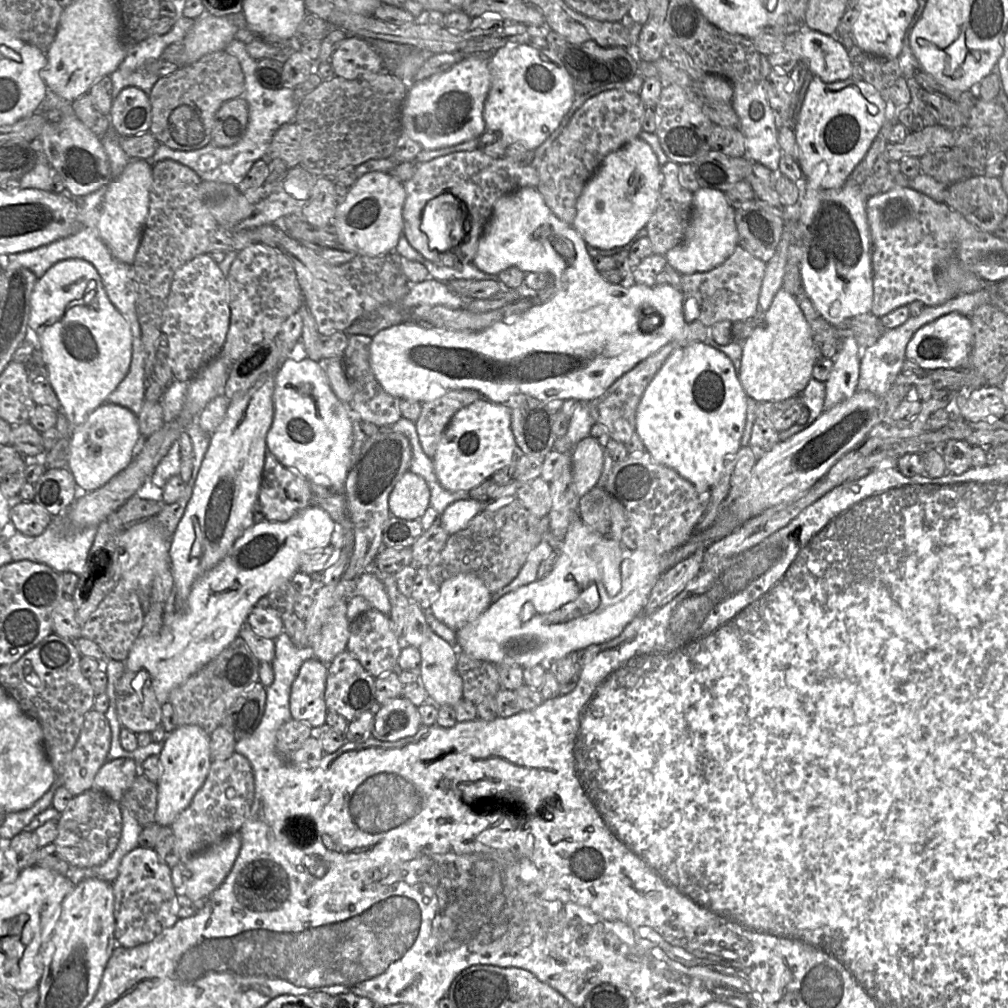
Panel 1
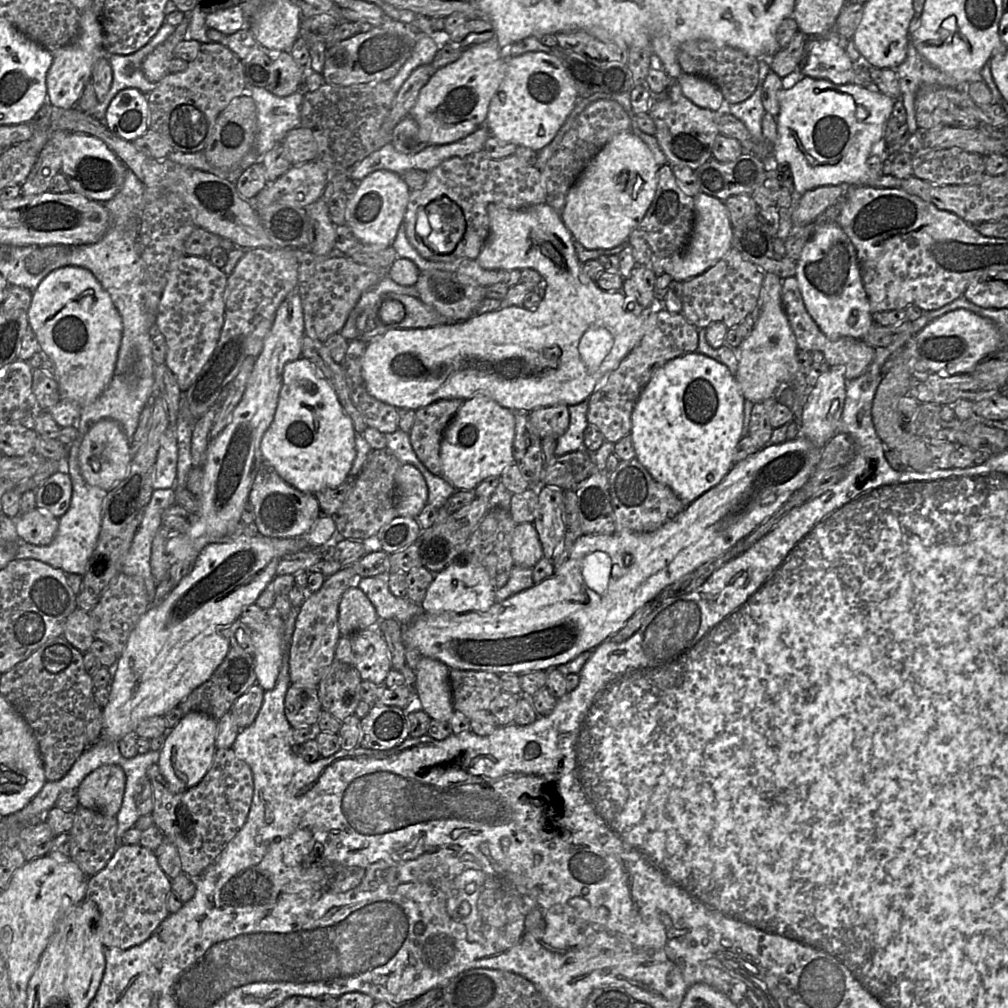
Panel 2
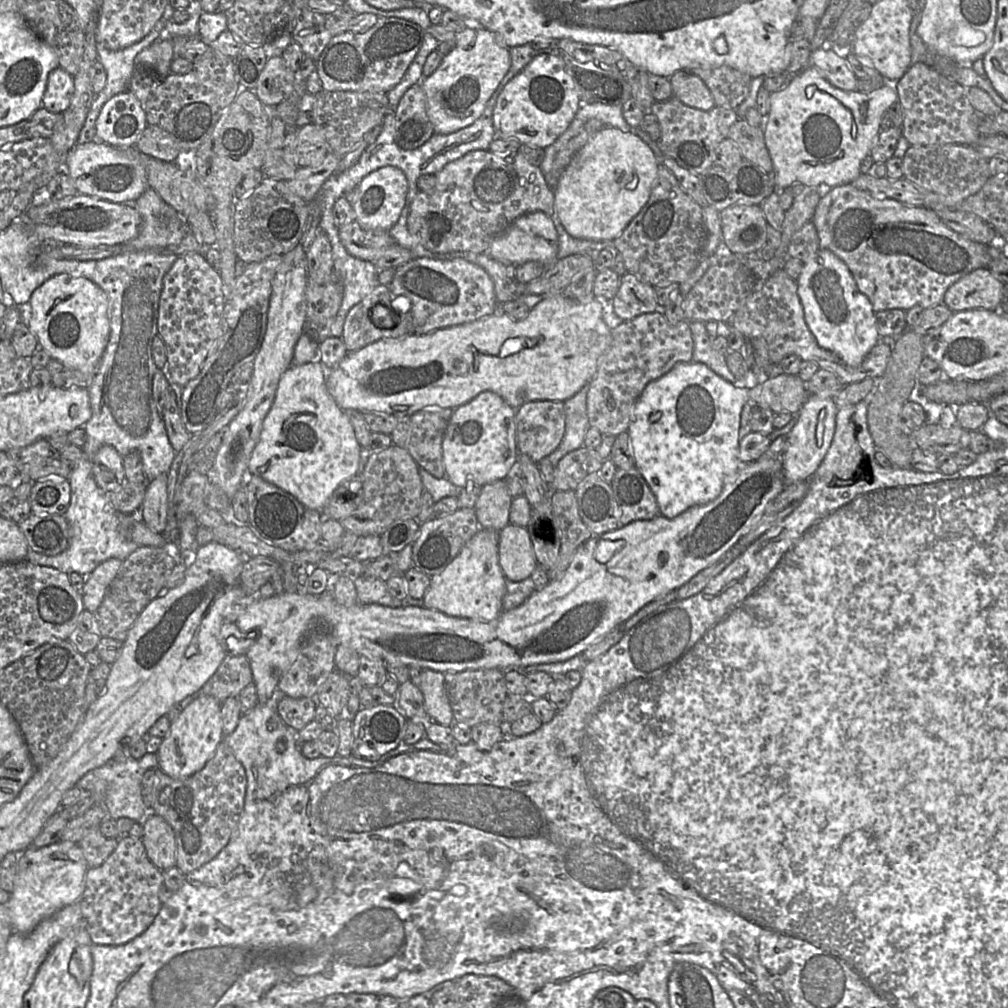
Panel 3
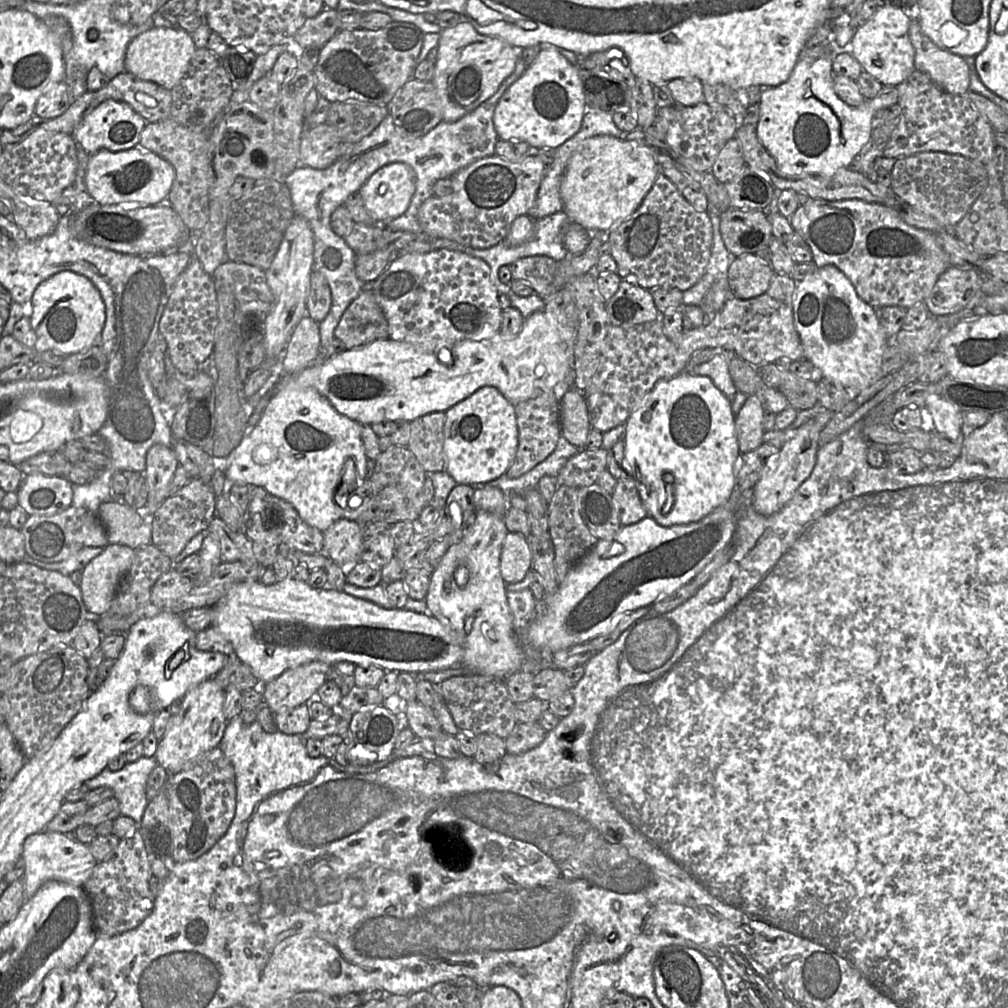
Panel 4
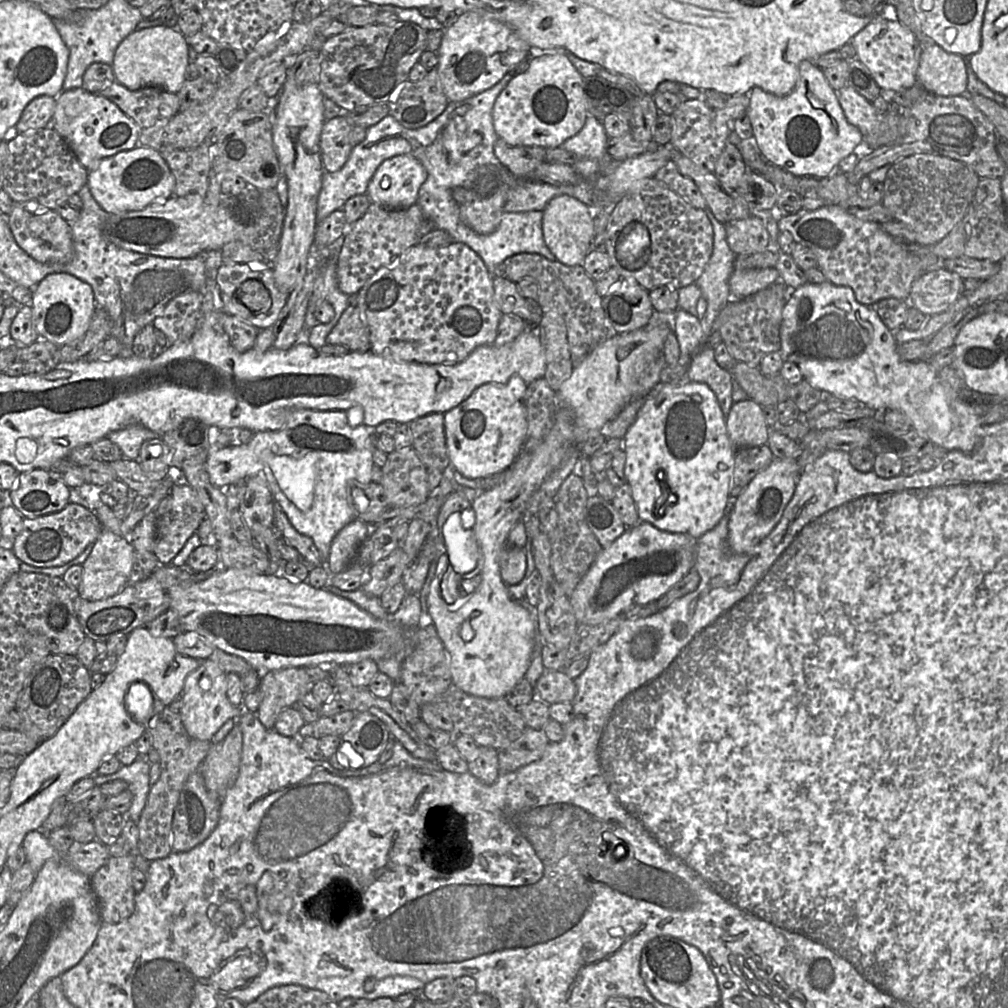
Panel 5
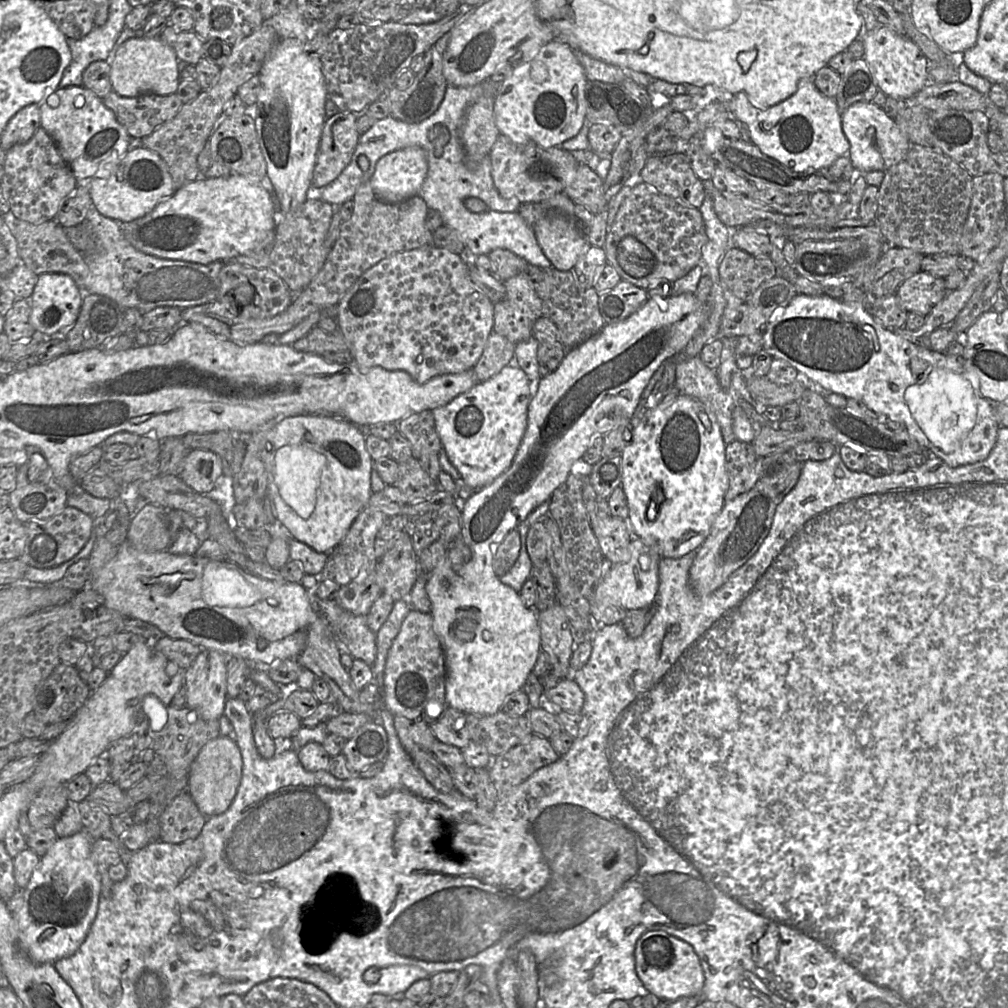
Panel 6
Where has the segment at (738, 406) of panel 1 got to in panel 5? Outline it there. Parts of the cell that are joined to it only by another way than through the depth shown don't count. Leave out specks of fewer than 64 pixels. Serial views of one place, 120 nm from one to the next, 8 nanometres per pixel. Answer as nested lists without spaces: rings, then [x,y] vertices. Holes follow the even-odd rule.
[[[687,381],[681,385],[658,385],[645,399],[633,424],[623,438],[625,452],[624,476],[625,483],[631,488],[631,494],[637,509],[640,522],[646,522],[655,528],[670,533],[688,534],[696,539],[713,529],[729,512],[730,487],[735,463],[736,449],[728,436],[726,418],[723,415],[716,395],[704,383]]]

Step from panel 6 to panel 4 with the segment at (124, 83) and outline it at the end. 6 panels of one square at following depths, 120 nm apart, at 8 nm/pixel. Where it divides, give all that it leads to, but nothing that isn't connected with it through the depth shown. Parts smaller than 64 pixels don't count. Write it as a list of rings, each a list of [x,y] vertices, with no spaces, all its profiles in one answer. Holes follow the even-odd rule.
[[[154,27],[141,33],[129,43],[124,61],[125,72],[171,90],[186,77],[195,50],[192,36],[182,28]]]

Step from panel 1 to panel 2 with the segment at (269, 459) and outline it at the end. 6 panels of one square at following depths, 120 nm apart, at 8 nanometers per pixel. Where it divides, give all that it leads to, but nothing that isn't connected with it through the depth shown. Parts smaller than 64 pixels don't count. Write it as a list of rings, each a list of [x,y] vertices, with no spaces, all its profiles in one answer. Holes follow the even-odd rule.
[[[263,461],[253,481],[249,502],[254,507],[259,534],[271,538],[295,538],[308,533],[322,515],[314,494],[302,492],[288,484],[277,471]]]

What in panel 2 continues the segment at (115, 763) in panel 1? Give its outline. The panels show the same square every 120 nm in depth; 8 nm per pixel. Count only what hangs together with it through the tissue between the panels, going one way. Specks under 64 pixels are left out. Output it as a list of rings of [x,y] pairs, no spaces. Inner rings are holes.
[[[103,765],[91,772],[78,787],[79,805],[116,817],[125,786],[126,775],[120,766]]]

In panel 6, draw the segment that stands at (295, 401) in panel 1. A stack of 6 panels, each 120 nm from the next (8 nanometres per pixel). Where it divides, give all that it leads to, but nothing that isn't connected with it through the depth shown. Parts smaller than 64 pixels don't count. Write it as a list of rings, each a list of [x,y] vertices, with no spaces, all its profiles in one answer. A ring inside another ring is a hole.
[[[303,414],[287,418],[280,418],[273,429],[267,435],[267,441],[261,451],[261,459],[267,473],[267,485],[273,497],[274,508],[277,521],[286,528],[286,533],[290,538],[294,538],[305,543],[319,553],[329,554],[345,537],[350,526],[358,514],[368,506],[371,492],[371,468],[372,458],[365,445],[365,436],[362,429],[344,420],[342,417],[333,415],[312,415]],[[193,449],[188,453],[179,477],[196,492],[206,494],[213,489],[222,474],[222,460],[216,453]]]

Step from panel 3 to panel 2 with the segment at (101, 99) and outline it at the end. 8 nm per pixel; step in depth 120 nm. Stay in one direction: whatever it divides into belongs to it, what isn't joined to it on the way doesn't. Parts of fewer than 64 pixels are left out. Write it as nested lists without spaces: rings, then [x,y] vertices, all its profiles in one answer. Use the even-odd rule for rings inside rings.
[[[163,23],[156,35],[141,49],[129,55],[107,55],[112,69],[112,84],[103,100],[92,110],[91,116],[103,122],[107,108],[116,94],[126,88],[138,89],[148,95],[156,88],[156,83],[150,82],[144,76],[141,66],[144,59],[160,44],[162,44],[176,27]]]

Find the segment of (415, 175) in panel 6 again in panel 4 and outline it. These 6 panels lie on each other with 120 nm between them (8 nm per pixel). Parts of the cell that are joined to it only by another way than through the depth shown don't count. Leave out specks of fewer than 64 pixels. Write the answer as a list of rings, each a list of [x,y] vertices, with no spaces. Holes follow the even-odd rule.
[[[394,162],[375,171],[359,192],[375,222],[386,222],[402,215],[416,189],[414,170],[406,163]]]

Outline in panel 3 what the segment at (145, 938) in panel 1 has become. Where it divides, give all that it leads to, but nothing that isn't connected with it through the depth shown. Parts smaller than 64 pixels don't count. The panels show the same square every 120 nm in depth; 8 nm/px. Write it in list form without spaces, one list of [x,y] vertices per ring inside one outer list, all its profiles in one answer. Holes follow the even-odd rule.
[[[123,836],[113,853],[98,867],[86,873],[86,887],[78,901],[93,944],[118,946],[141,935],[153,923],[162,902],[158,892],[163,872],[149,859],[140,838]]]

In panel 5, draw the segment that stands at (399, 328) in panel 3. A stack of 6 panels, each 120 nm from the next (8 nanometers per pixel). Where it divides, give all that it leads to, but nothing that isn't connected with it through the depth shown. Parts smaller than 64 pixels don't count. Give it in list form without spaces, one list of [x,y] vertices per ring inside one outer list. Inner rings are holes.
[[[353,298],[328,334],[326,344],[343,345],[354,352],[370,351],[369,326],[363,312],[353,303]]]

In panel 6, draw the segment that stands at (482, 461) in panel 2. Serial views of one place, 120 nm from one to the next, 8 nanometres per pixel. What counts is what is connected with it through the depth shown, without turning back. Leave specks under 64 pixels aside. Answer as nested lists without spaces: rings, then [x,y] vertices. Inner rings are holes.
[[[507,365],[448,404],[431,410],[450,461],[475,491],[485,488],[511,466],[527,430],[531,400],[526,373],[516,365]]]

